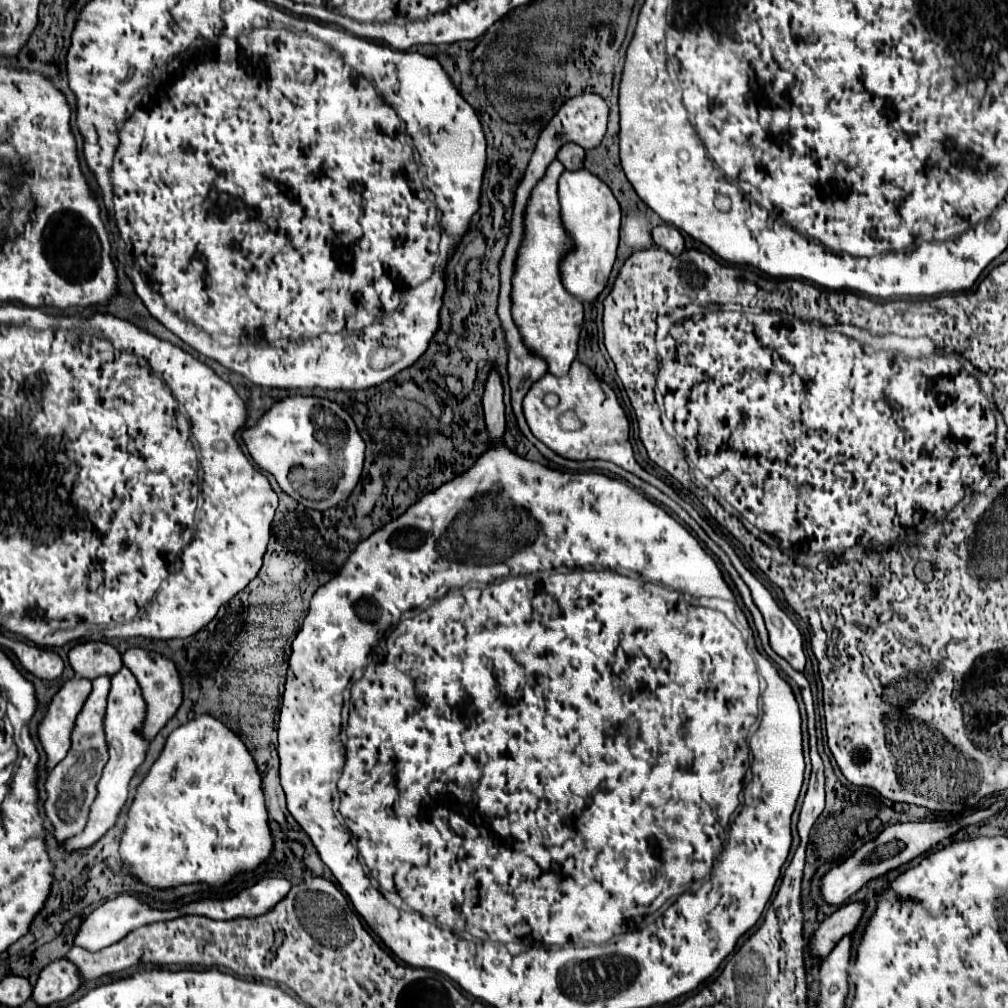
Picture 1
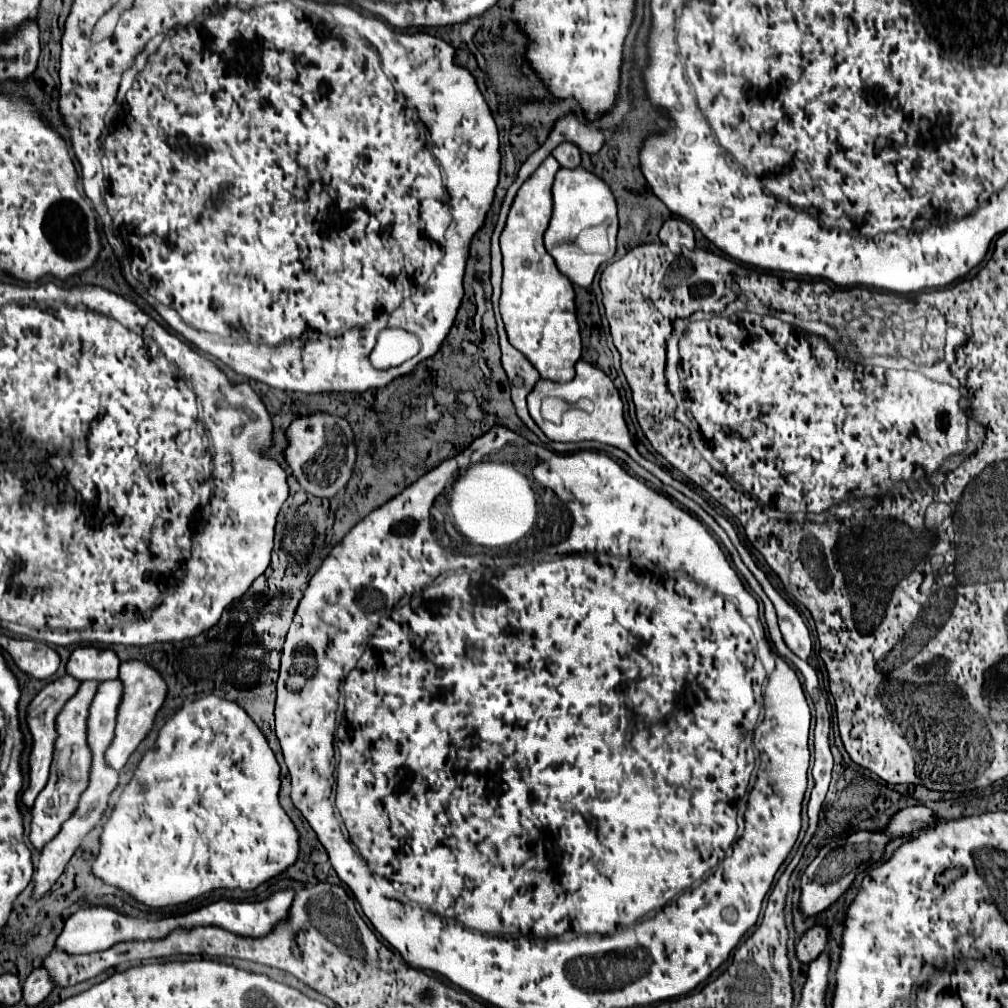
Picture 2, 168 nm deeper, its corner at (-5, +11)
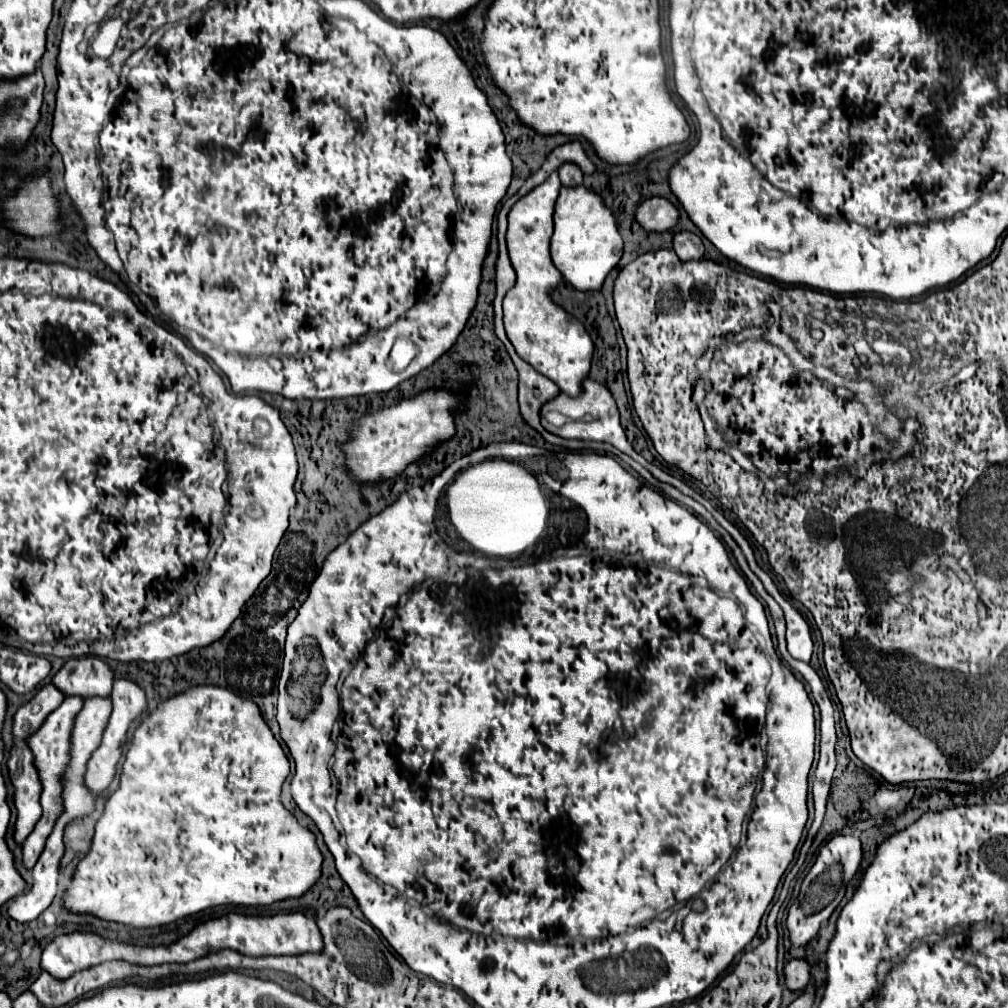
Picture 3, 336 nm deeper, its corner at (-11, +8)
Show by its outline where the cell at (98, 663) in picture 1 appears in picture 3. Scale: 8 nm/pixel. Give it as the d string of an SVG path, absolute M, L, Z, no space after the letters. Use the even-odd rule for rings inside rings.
M95 656L85 658L73 658L63 664L63 668L53 676L51 680L57 690L61 690L65 696L109 696L113 686L113 670Z

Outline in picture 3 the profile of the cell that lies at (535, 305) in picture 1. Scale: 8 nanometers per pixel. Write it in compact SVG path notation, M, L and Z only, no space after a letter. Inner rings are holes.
M553 172L541 186L517 200L509 212L507 248L511 264L517 272L517 284L503 298L503 322L515 352L537 372L553 380L561 392L577 396L581 394L581 382L591 370L593 340L561 306L553 304L549 298L549 290L561 282L561 272L553 266L549 256L549 242L553 236L553 206L559 190L561 182L557 172Z

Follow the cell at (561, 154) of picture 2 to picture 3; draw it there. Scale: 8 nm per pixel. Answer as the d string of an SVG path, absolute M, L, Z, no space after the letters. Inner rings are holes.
M563 164L559 170L559 180L563 186L569 186L569 188L575 188L575 186L581 186L583 184L583 174L581 170L575 166L575 164Z

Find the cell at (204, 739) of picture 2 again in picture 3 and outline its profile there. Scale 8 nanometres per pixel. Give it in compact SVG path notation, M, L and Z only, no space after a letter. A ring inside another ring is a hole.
M203 684L203 686L191 686L191 688L159 702L159 706L147 718L143 718L143 722L133 732L131 746L123 760L119 788L109 796L105 810L95 824L95 836L93 836L89 852L75 866L73 880L63 898L63 908L73 914L91 914L105 922L125 924L131 928L157 928L157 926L171 924L179 918L197 914L201 910L215 908L215 906L225 906L225 904L267 906L267 904L287 900L287 898L301 898L321 878L323 856L317 848L313 832L307 830L305 826L301 826L297 822L297 818L289 810L285 810L285 806L279 800L281 784L285 782L287 776L289 776L289 760L287 760L281 744L271 734L269 726L263 720L259 706L253 700L241 698L221 686L205 686ZM105 886L107 886L107 904L111 904L113 910L101 910L105 896L95 894L95 892L103 892Z

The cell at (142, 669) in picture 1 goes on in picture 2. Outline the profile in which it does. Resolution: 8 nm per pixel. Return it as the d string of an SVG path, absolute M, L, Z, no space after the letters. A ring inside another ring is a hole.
M139 659L123 661L121 669L119 669L119 679L125 685L125 695L123 695L119 715L117 715L115 739L113 739L113 743L111 743L111 747L107 749L107 755L105 755L107 763L117 771L127 763L129 755L141 745L141 741L153 729L157 711L163 707L165 697L167 697L167 683L163 679L163 675L145 661L139 661Z

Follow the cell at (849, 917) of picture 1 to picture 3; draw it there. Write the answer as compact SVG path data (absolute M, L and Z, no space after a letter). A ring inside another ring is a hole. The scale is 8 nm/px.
M791 960L785 970L785 986L789 990L803 990L809 984L809 964L805 960Z

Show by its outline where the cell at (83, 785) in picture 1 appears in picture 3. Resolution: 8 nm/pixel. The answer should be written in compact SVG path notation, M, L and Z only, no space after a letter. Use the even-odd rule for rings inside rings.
M69 696L63 700L63 704L53 710L49 714L49 718L45 718L45 722L41 724L41 728L37 732L33 732L29 738L27 738L27 746L29 750L33 752L33 764L37 766L37 774L41 778L41 808L43 808L43 814L39 818L39 822L35 824L35 830L25 838L23 842L23 866L25 868L33 868L39 854L43 852L45 848L45 840L49 836L49 832L53 830L53 822L55 818L61 814L63 806L61 806L61 774L69 762L69 736L71 736L71 728L73 728L73 720L75 720L75 714L83 708L83 698L77 698L77 696Z

